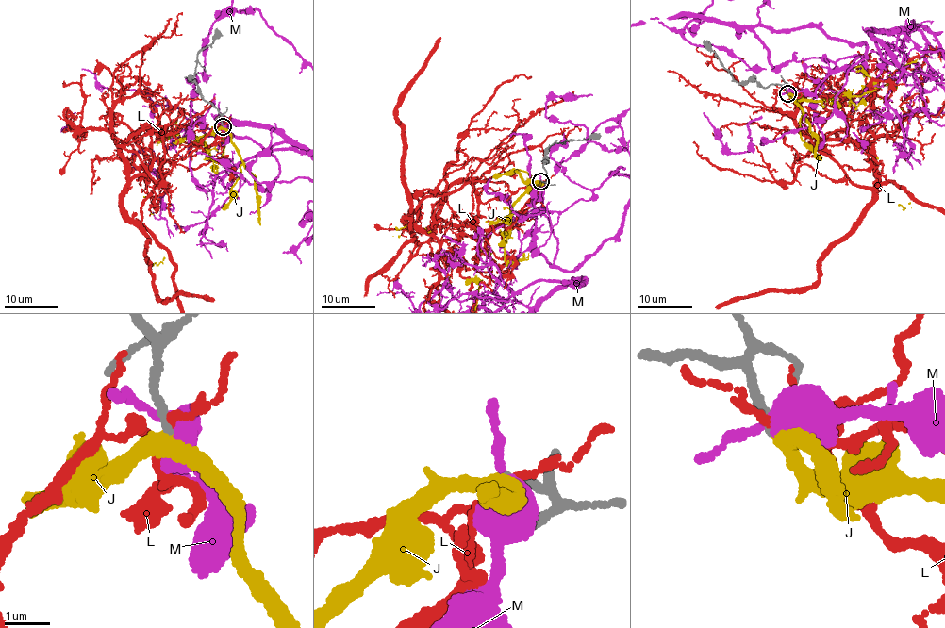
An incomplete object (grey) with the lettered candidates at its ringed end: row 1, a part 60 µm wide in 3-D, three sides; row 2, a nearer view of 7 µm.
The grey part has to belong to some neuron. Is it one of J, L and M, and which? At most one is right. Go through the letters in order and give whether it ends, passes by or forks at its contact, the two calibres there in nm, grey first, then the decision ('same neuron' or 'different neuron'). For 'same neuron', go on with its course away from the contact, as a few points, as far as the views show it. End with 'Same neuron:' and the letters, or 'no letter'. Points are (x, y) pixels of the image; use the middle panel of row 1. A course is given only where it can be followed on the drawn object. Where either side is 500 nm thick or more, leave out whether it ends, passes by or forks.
J: it passes by | 160/280 nm | same neuron | via (541, 181), (528, 186), (514, 202), (505, 240), (470, 278), (450, 277), (425, 228), (406, 227), (392, 236)
L: it passes by | 170/170 nm | different neuron
M: it passes by | 180/440 nm | different neuron
Same neuron: J

